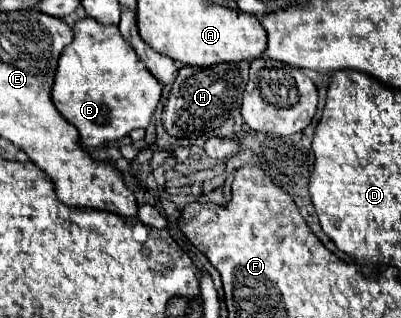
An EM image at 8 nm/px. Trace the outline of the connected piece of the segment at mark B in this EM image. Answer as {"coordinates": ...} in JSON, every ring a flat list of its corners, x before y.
{"coordinates":[[81,18,71,30,73,42,59,56,51,100,79,130,79,142,89,148,101,146,127,136,135,128,147,128,161,98,161,86,125,42,119,28,99,26,93,18]]}

